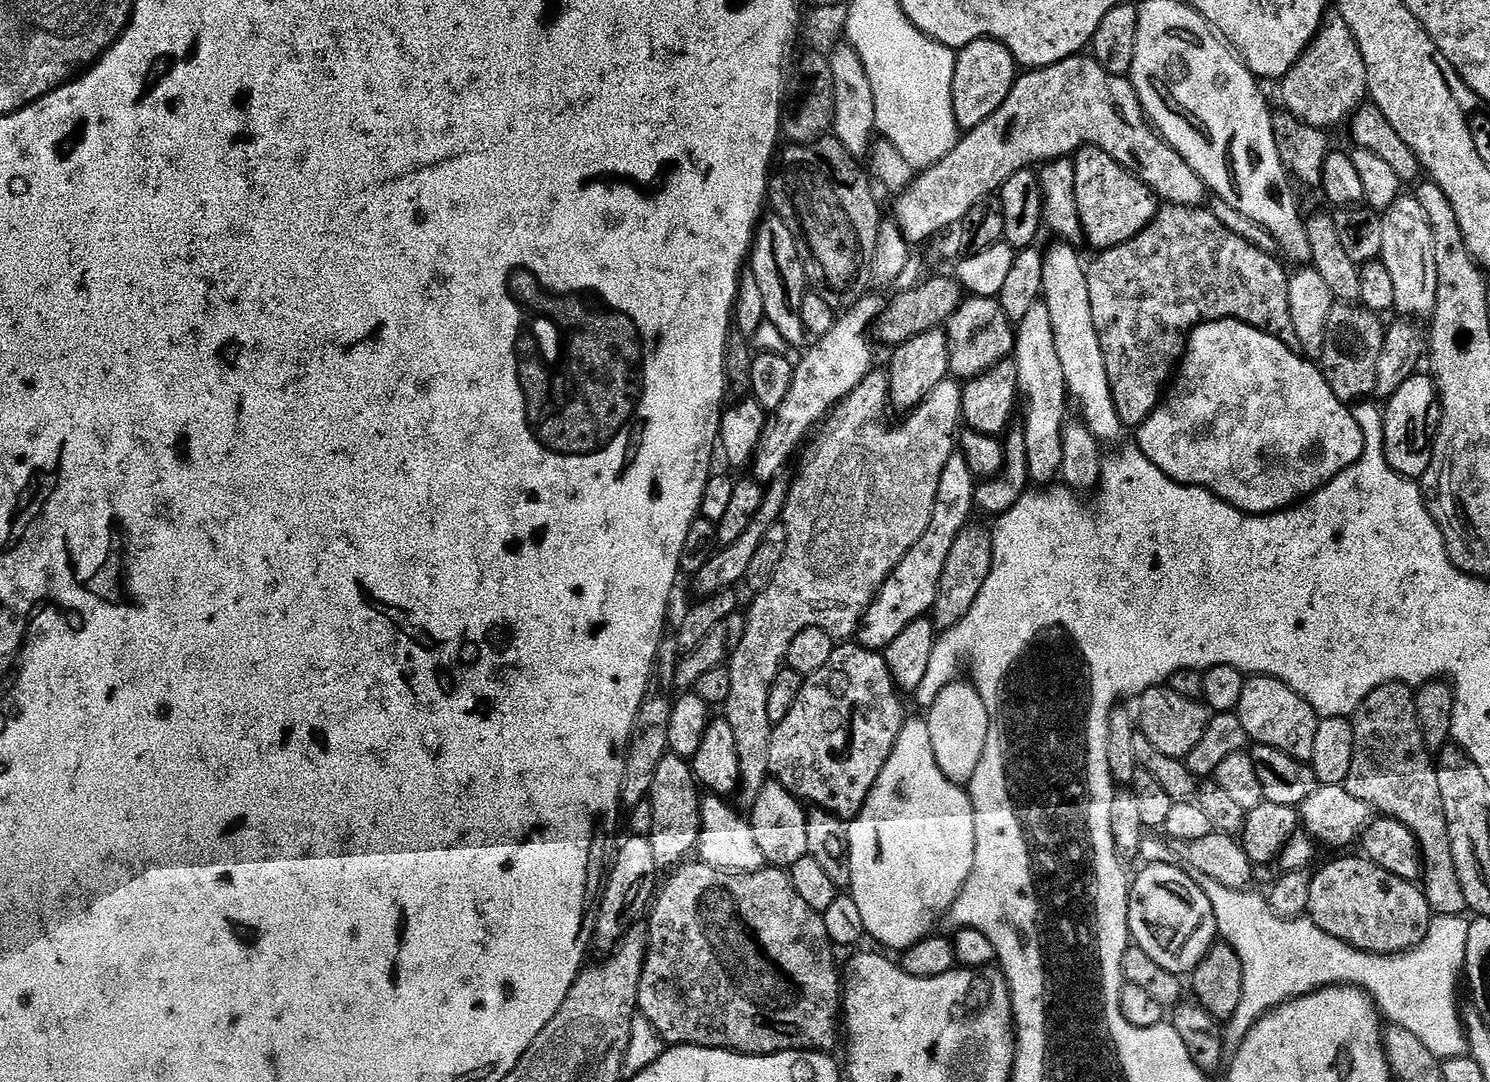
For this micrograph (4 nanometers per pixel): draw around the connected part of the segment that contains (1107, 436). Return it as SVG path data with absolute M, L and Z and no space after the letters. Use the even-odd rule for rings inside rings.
M1056 242L1044 252L1044 290L1042 302L1050 310L1050 326L1054 326L1054 346L1058 346L1058 362L1062 362L1062 374L1068 384L1073 401L1080 403L1083 423L1087 424L1092 435L1101 442L1112 440L1122 431L1120 416L1116 413L1110 382L1106 378L1106 362L1102 358L1102 346L1098 342L1098 330L1094 330L1094 314L1090 314L1090 290L1086 264L1080 261L1077 249L1067 242Z

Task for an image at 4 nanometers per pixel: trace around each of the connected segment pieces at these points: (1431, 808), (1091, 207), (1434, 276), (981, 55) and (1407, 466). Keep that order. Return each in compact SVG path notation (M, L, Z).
M1403 682L1380 684L1367 696L1351 717L1354 730L1354 754L1350 762L1347 783L1351 791L1373 807L1380 806L1385 817L1402 822L1415 833L1422 855L1422 891L1436 916L1459 916L1468 908L1464 887L1454 862L1450 846L1450 834L1446 814L1443 813L1442 795L1438 790L1437 765L1432 762L1433 753L1424 744L1424 735L1416 713L1413 689Z
M1090 150L1077 151L1074 163L1078 214L1087 243L1092 243L1096 250L1124 244L1132 240L1156 216L1158 197L1153 189L1136 177L1135 172L1124 168L1109 152L1086 151Z
M1401 194L1389 208L1383 209L1382 215L1384 221L1382 222L1382 250L1380 251L1379 259L1384 261L1386 270L1390 270L1390 282L1394 286L1395 311L1412 318L1431 317L1432 311L1436 308L1436 299L1438 298L1438 262L1434 262L1434 234L1430 234L1430 218L1426 218L1426 210L1422 210L1422 206L1417 202L1415 195L1412 194L1408 194L1408 196L1407 194Z
M972 38L967 41L964 49L956 52L956 69L952 83L952 105L956 115L956 123L961 129L976 128L1004 105L1004 100L1016 84L1018 65L1012 51L995 38Z
M1417 374L1406 378L1402 386L1383 405L1384 408L1384 453L1391 468L1401 476L1419 478L1430 466L1432 442L1436 439L1438 423L1438 393L1428 374Z

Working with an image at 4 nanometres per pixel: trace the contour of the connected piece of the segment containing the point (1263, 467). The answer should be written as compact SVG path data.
M1209 318L1192 329L1188 346L1184 349L1183 357L1175 369L1174 379L1170 387L1163 393L1162 399L1155 410L1139 425L1135 443L1140 451L1159 466L1167 476L1173 480L1190 483L1194 486L1203 486L1216 493L1222 500L1236 501L1245 512L1263 514L1275 512L1301 498L1307 498L1324 487L1329 480L1333 480L1344 468L1349 468L1360 460L1360 455L1366 450L1364 432L1358 421L1352 417L1352 412L1345 401L1339 400L1334 390L1328 385L1328 380L1315 363L1303 360L1296 353L1295 347L1289 346L1277 336L1257 328L1254 324L1243 324L1241 320L1231 318Z

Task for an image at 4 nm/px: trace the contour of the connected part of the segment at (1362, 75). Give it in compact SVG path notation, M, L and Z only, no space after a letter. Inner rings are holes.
M1328 14L1310 42L1307 50L1298 58L1295 66L1282 78L1284 84L1280 92L1284 95L1283 107L1295 116L1301 124L1317 130L1329 130L1335 124L1351 117L1365 103L1368 96L1368 79L1366 78L1366 62L1362 58L1362 50L1358 50L1358 42L1346 24L1346 18L1339 14Z

